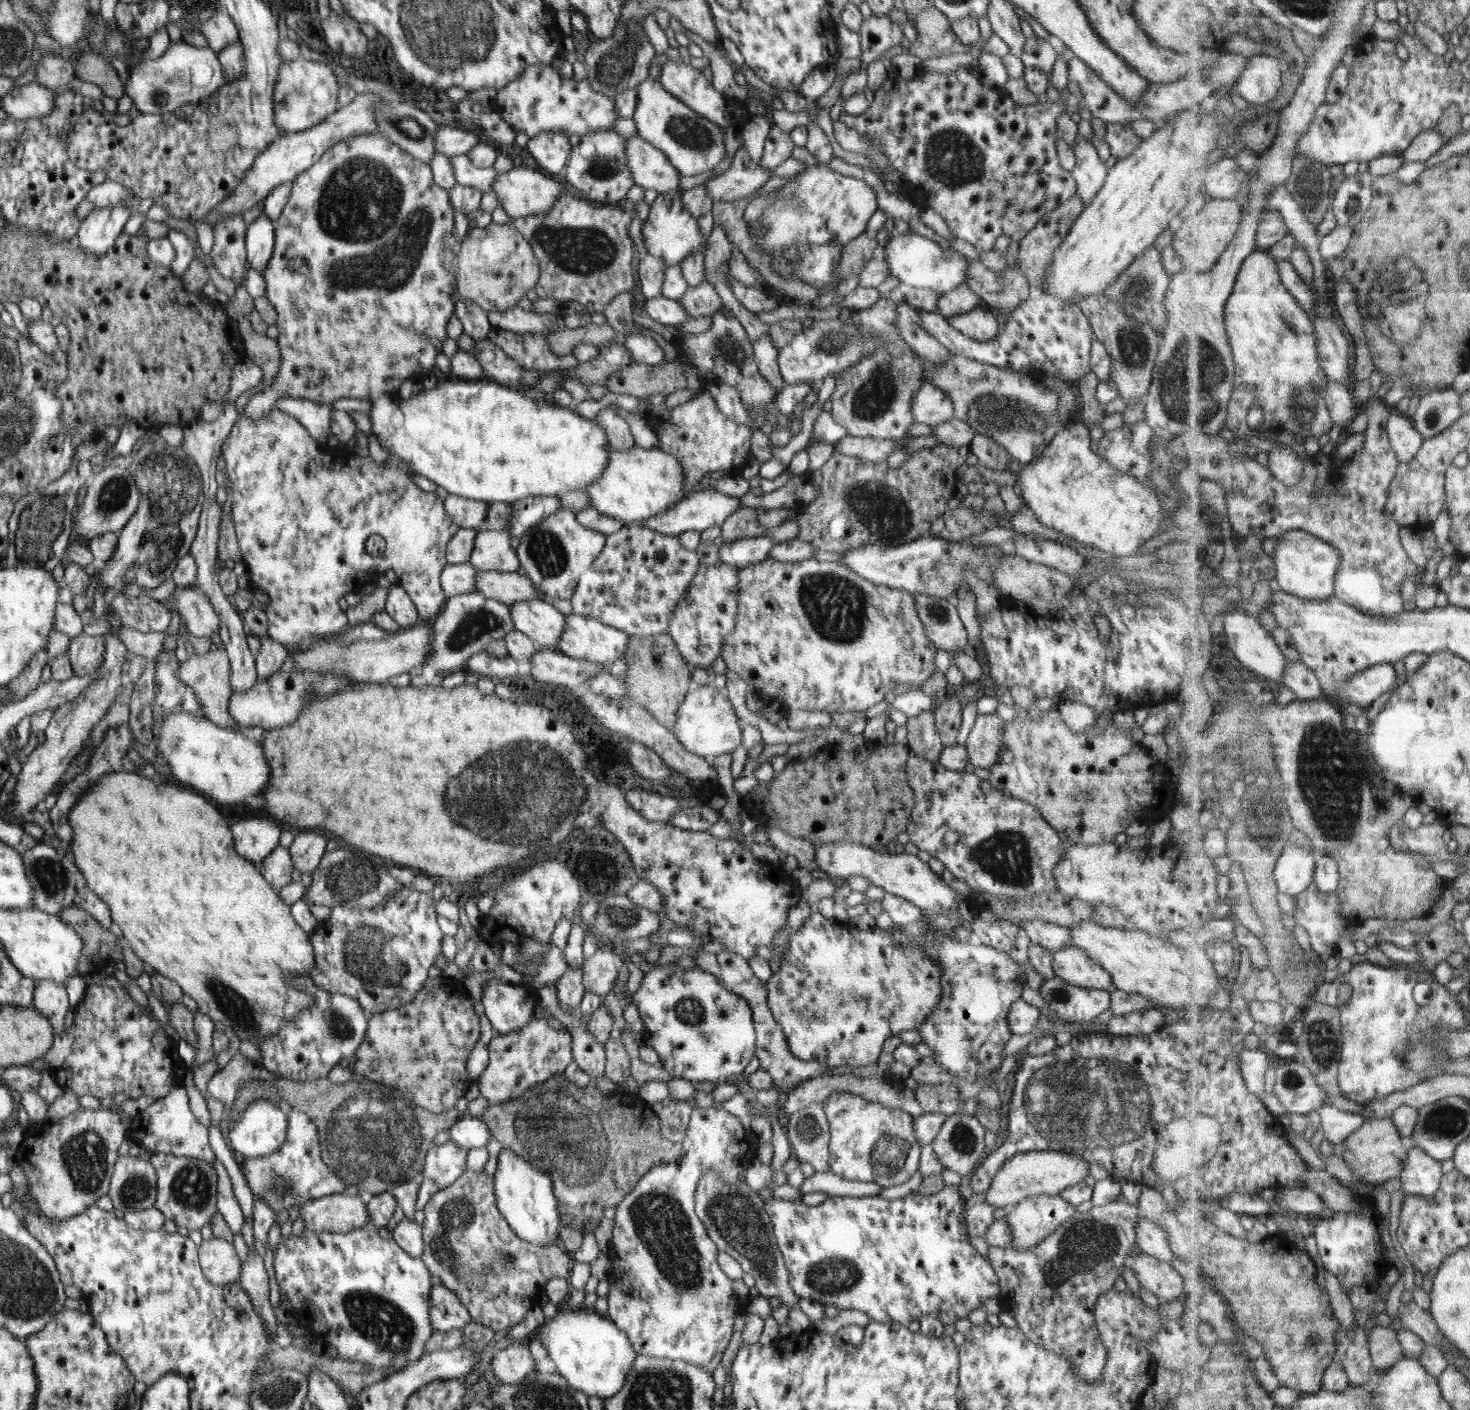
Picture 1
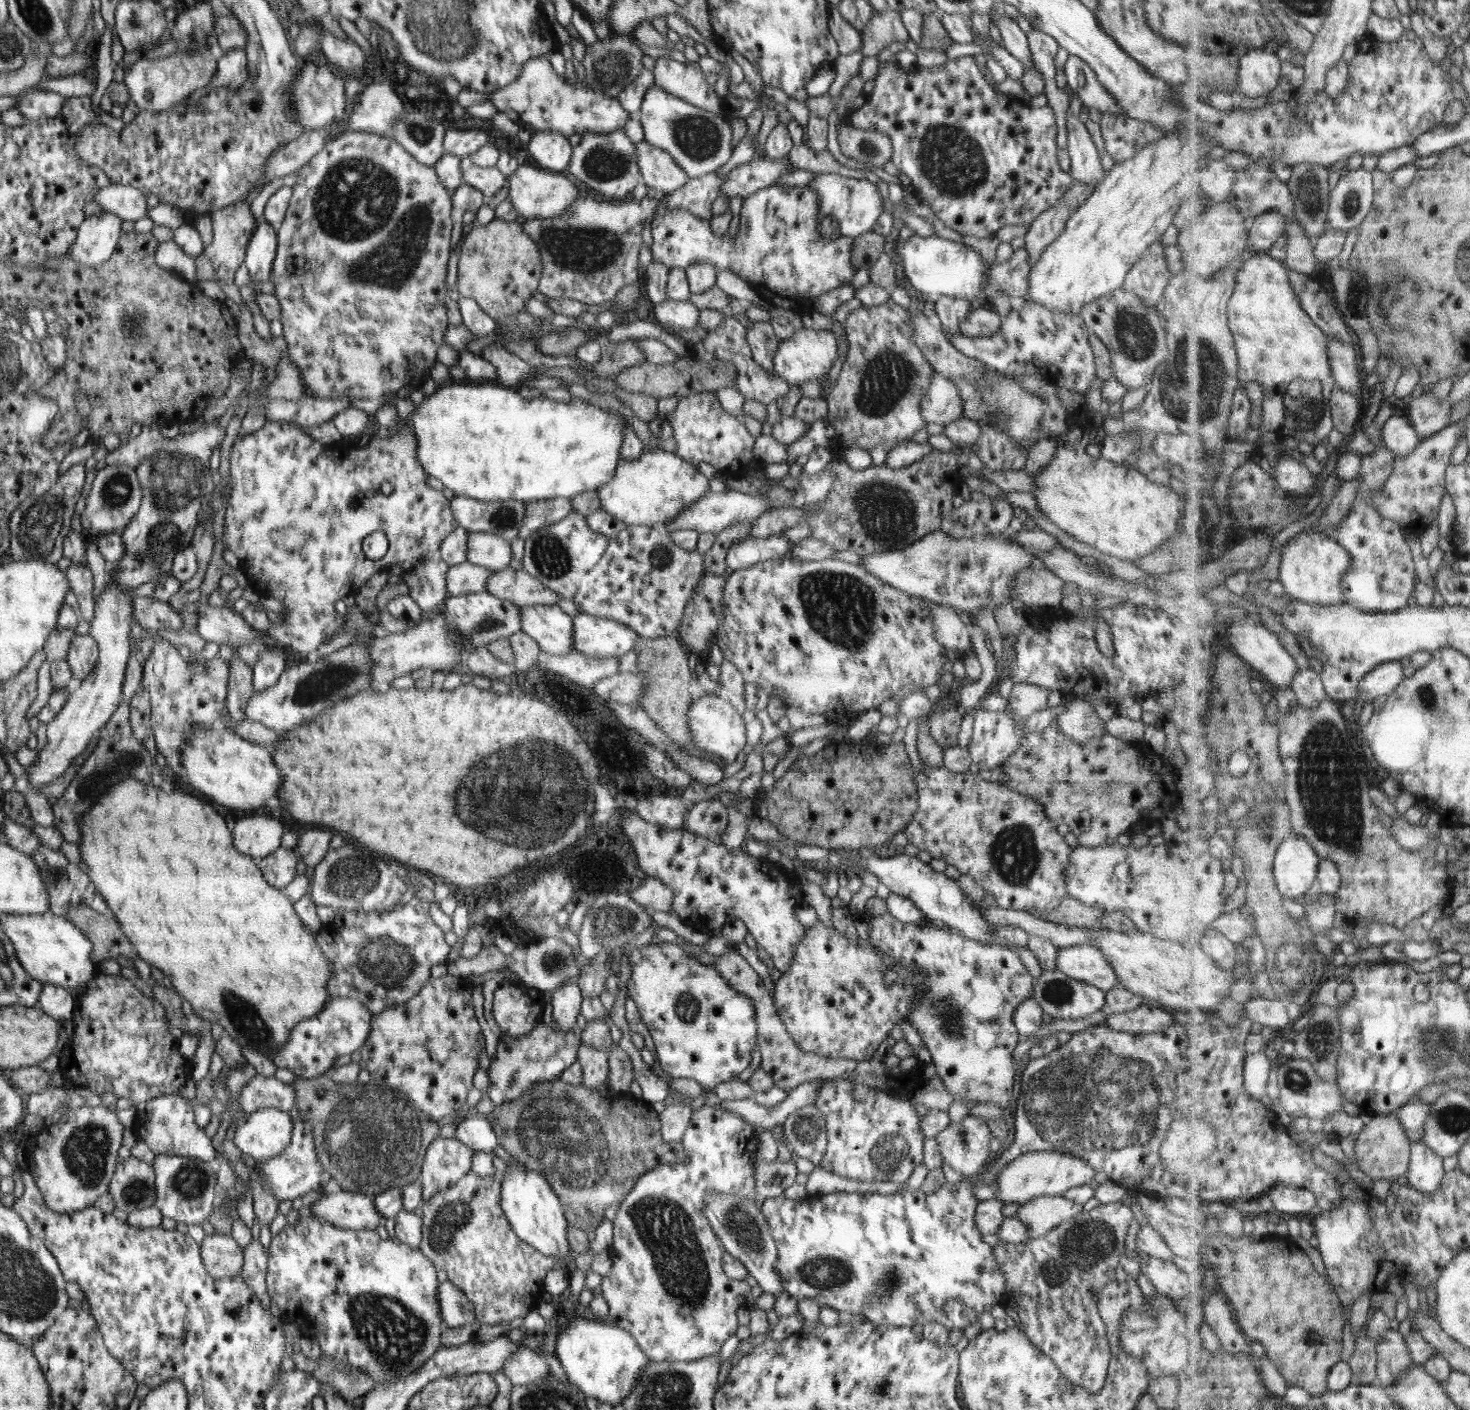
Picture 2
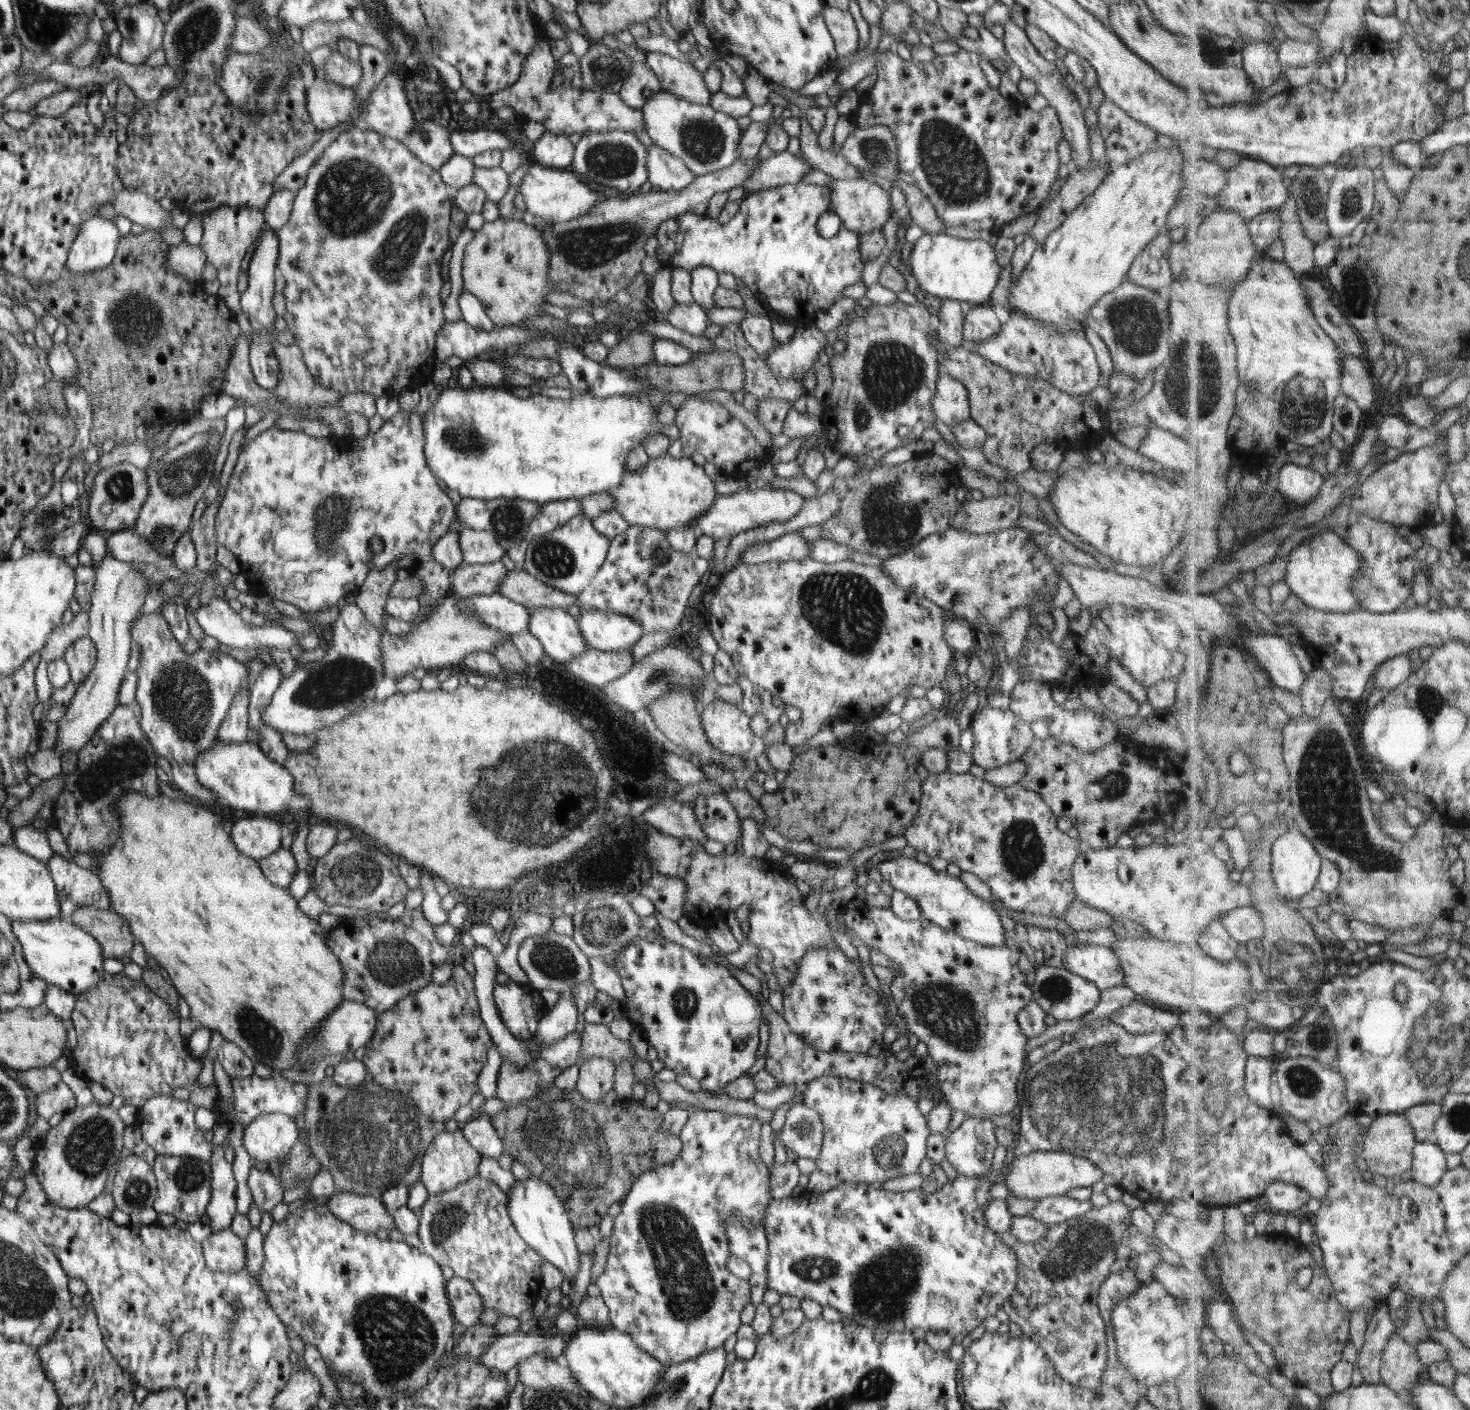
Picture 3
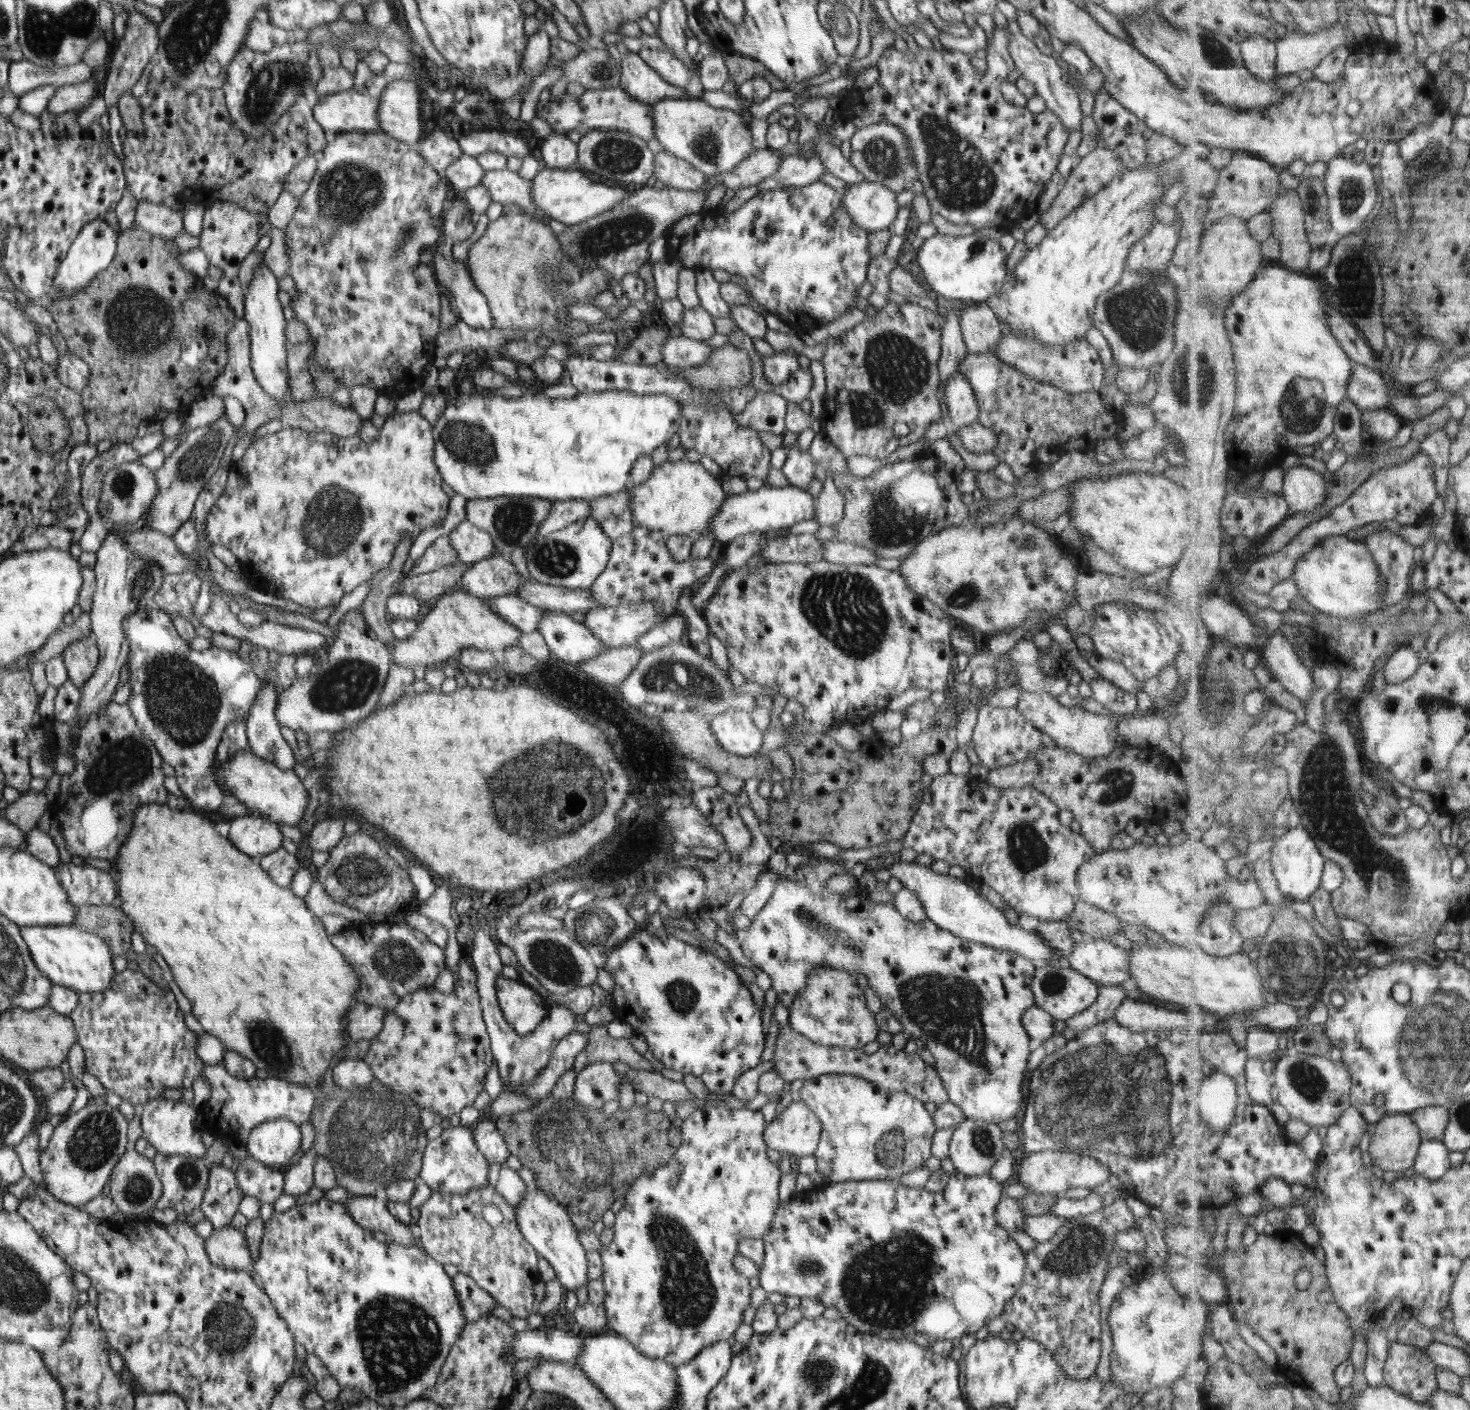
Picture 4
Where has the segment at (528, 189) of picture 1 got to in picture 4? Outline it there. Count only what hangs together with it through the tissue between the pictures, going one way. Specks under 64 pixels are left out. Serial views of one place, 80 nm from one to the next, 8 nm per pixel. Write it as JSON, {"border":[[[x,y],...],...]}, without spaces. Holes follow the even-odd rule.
{"border":[[[577,167],[571,170],[542,169],[530,182],[530,186],[532,186],[530,194],[535,202],[534,206],[542,210],[546,217],[568,226],[578,225],[606,212],[610,213],[614,206],[633,192],[629,187],[597,184],[586,178]]]}

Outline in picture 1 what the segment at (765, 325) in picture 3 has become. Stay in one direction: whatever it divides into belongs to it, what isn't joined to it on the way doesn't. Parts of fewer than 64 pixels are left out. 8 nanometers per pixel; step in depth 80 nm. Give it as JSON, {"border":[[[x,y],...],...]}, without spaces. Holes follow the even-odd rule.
{"border":[[[760,335],[752,341],[754,360],[759,371],[772,386],[775,386],[777,394],[779,394],[781,389],[786,385],[777,363],[779,350],[774,346],[771,336]]]}

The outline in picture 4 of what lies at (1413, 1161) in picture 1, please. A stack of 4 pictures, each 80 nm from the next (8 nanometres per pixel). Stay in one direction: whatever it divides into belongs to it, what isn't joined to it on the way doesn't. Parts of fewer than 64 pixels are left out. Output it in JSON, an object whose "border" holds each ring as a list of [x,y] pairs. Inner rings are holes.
{"border":[[[1440,1139],[1424,1142],[1414,1167],[1417,1174],[1430,1180],[1442,1180],[1446,1174],[1450,1173],[1450,1170],[1454,1169],[1452,1152],[1448,1144]]]}

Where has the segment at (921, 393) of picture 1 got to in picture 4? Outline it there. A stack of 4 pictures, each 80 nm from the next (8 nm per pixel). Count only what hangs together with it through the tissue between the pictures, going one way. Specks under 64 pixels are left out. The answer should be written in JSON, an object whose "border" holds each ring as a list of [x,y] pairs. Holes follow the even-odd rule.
{"border":[[[957,372],[947,380],[940,402],[947,406],[947,413],[956,428],[977,421],[979,408],[974,389],[962,373]]]}

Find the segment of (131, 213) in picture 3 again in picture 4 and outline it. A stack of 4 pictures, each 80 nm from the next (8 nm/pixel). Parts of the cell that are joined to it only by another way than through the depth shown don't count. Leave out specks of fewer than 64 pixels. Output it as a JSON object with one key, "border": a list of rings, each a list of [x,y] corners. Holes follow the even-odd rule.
{"border":[[[150,198],[136,200],[136,219],[134,222],[141,232],[152,236],[176,238],[183,231],[182,211],[172,210]]]}

